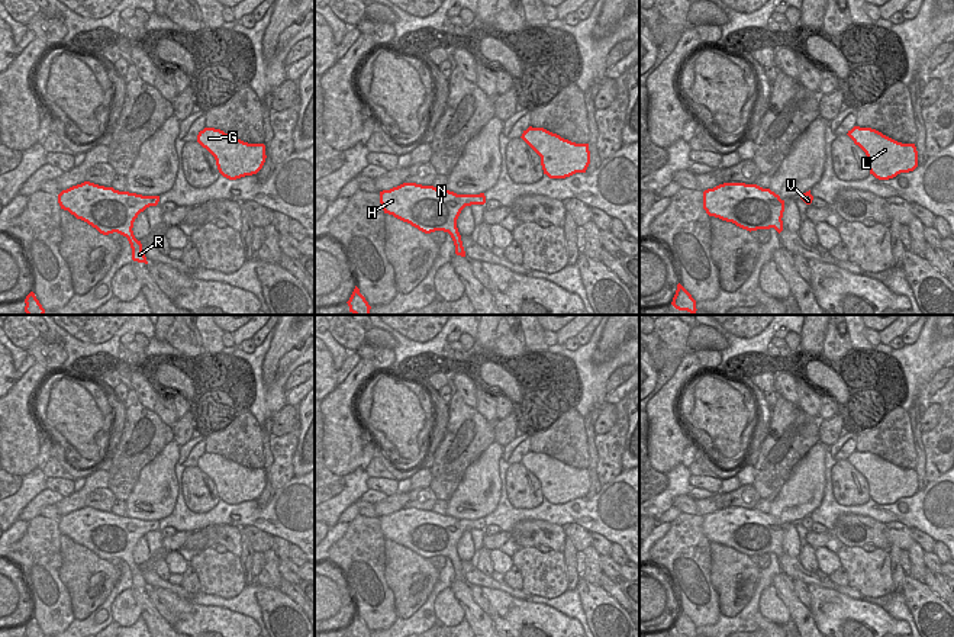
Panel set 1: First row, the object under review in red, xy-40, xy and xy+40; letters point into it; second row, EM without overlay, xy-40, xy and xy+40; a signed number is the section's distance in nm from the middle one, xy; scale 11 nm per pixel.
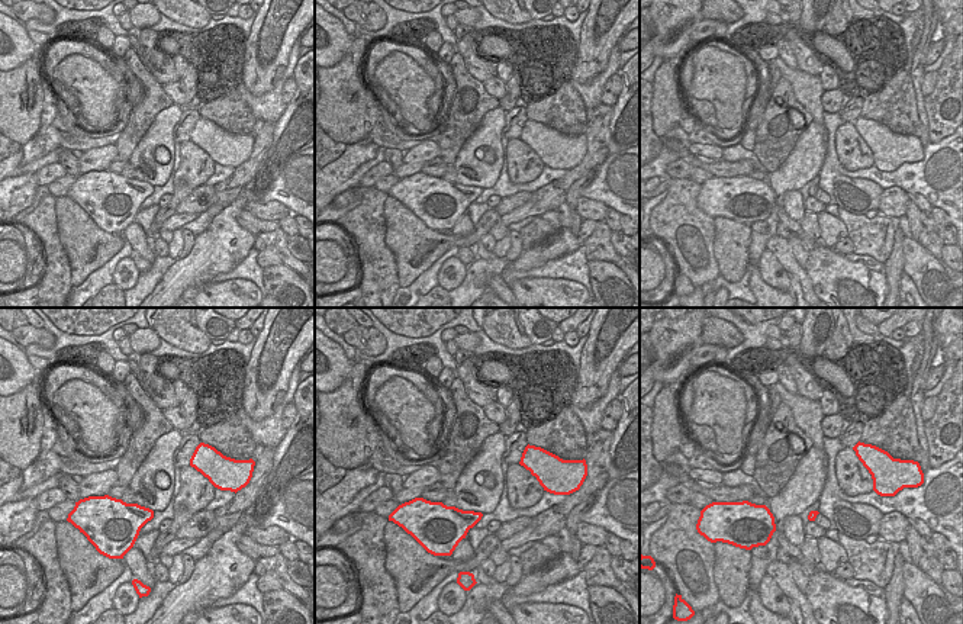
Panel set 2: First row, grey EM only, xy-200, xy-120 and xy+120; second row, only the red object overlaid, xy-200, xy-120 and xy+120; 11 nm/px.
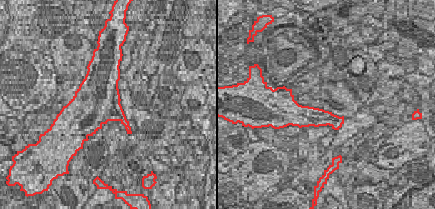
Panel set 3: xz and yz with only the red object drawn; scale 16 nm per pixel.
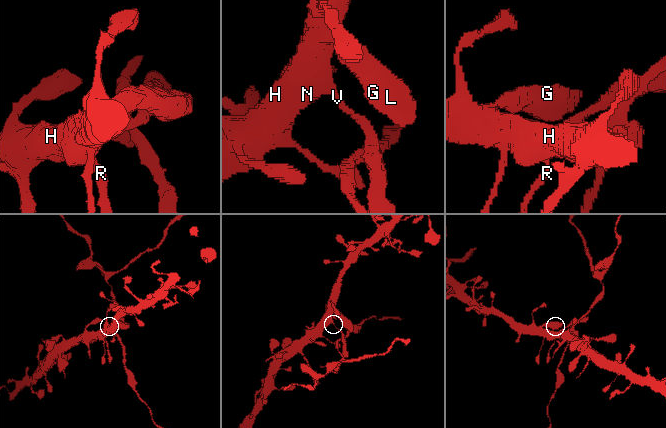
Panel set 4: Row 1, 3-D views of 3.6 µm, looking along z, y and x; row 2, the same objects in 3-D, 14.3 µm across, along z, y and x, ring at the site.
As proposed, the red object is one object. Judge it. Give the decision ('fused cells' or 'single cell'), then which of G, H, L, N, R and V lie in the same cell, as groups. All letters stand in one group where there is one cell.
single cell; groups G H L N R V

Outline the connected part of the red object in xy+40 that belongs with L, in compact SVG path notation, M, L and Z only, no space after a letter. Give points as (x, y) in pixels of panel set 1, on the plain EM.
M854 451L847 459L868 483L868 495L879 505L889 505L918 492L915 469L897 467L871 453Z

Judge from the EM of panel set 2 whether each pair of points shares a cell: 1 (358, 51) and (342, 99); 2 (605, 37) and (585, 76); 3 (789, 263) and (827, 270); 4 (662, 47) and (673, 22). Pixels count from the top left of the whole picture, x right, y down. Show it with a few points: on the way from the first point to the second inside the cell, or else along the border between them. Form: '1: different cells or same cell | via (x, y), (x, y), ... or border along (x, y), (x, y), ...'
1: same cell | via (351, 63), (342, 87)
2: same cell | via (595, 47), (588, 66)
3: different cells | border along (804, 269), (815, 292)
4: same cell | via (664, 41), (672, 28)

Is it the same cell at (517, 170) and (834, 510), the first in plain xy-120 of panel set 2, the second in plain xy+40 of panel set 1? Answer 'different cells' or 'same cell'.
different cells

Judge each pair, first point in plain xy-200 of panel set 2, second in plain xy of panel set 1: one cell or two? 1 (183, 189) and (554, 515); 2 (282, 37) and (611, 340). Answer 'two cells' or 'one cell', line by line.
1: two cells
2: one cell

